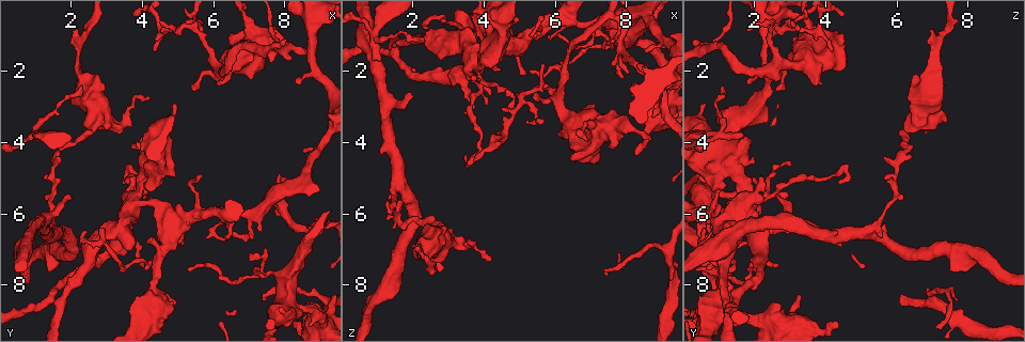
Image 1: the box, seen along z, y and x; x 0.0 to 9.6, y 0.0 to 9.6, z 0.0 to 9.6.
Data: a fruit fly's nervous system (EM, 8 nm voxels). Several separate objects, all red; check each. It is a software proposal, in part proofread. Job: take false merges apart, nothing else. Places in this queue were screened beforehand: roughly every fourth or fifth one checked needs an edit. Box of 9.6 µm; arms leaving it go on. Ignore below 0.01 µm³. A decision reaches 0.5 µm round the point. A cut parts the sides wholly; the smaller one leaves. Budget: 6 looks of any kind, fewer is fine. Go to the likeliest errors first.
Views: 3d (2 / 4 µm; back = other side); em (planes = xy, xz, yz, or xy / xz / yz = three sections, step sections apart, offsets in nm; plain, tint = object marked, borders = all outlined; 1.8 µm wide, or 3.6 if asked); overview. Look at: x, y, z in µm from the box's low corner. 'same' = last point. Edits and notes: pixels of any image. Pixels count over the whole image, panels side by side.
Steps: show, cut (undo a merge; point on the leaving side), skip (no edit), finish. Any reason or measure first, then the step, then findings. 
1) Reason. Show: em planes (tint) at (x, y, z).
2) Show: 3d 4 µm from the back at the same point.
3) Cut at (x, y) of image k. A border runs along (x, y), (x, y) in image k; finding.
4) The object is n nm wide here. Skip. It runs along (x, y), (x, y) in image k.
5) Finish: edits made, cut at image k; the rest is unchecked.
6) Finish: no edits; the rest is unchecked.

Thick turns thin. Show: em planes (tint) at (6.00, 5.95, 0.55).

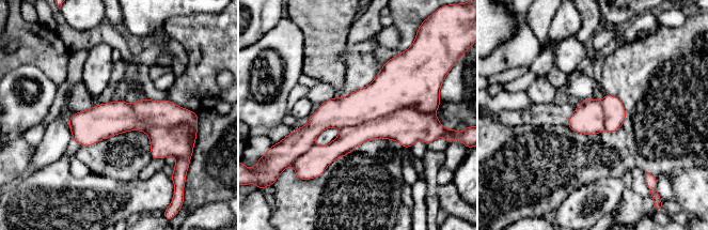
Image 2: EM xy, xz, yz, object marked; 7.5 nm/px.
Cut at (397, 86) of image 2. A border runs along (431, 113), (400, 108), (340, 129) in image 2; two neurons meet here.

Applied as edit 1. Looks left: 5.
Redraw. Show: overview.

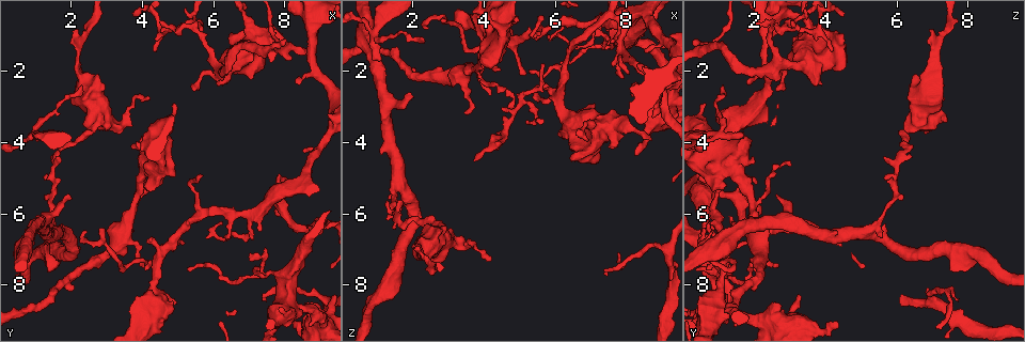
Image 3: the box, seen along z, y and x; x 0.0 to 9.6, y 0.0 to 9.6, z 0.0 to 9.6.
Arms part here. Show: em planes (plain) at (6.10, 1.85, 2.75).

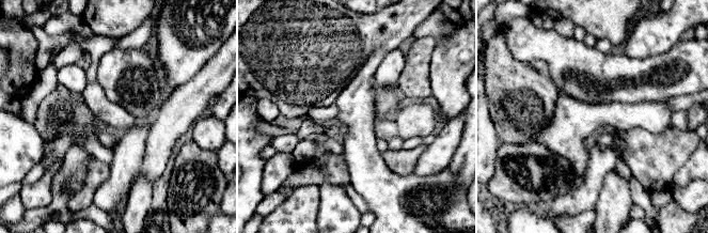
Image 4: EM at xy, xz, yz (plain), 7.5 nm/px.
Show: em planes (tint) at the same point.

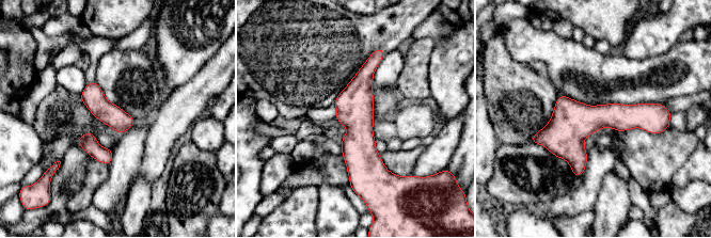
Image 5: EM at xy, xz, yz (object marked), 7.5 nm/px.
Skip. All the same neuron.

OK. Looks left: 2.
Arms part here. Show: em 3.6 µm planes (tint) at (2.85, 3.15, 7.00).

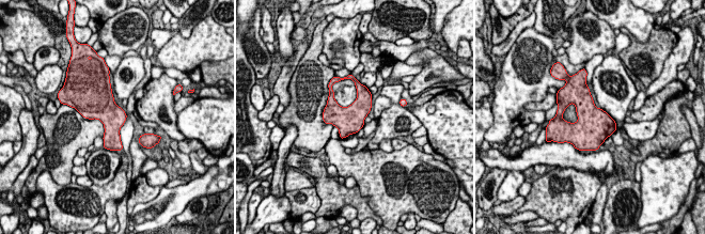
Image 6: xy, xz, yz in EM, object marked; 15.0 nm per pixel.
Skip. All the same neuron.

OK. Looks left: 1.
Finish: edits made, cut at image 2; the rest is unchecked.

